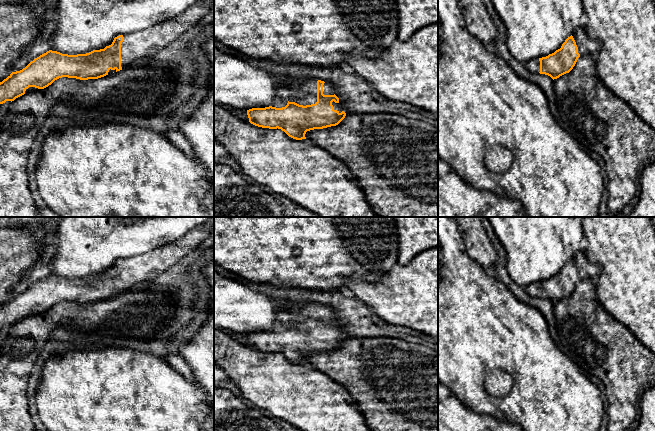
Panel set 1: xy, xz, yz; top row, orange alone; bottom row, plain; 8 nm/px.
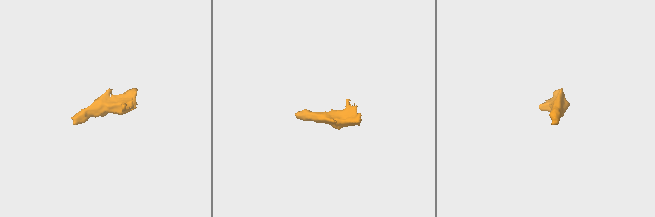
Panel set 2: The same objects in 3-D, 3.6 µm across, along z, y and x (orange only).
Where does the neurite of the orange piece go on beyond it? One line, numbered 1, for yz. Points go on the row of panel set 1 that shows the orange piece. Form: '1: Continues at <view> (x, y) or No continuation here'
1: Continues at yz (586, 46)

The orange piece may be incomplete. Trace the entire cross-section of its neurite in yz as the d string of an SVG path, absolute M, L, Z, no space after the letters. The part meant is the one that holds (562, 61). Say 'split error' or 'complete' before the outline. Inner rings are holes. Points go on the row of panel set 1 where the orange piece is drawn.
split error | M581 25L565 40L560 49L546 57L530 60L525 67L531 72L548 75L554 80L569 73L580 56L590 55L596 58L600 49L601 42L591 39Z

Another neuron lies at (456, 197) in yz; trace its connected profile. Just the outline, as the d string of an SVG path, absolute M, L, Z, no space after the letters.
M438 158L438 217L526 217L526 213L518 201L471 186L447 162Z

